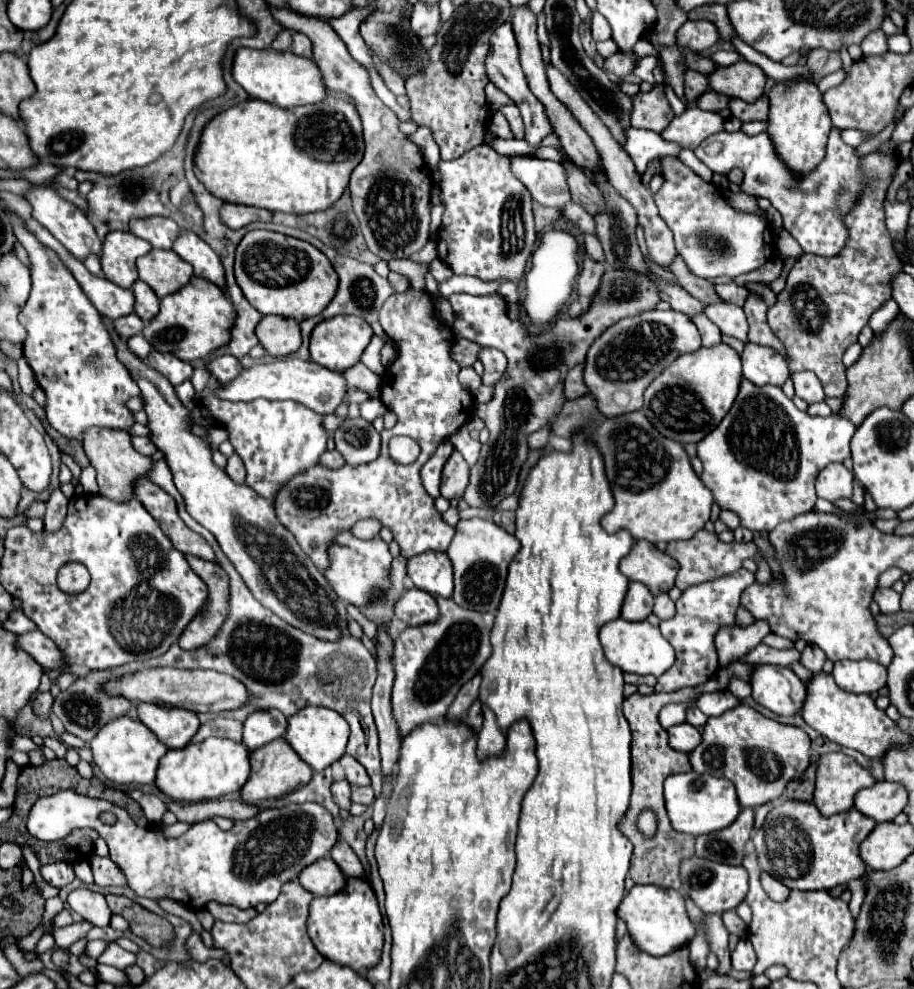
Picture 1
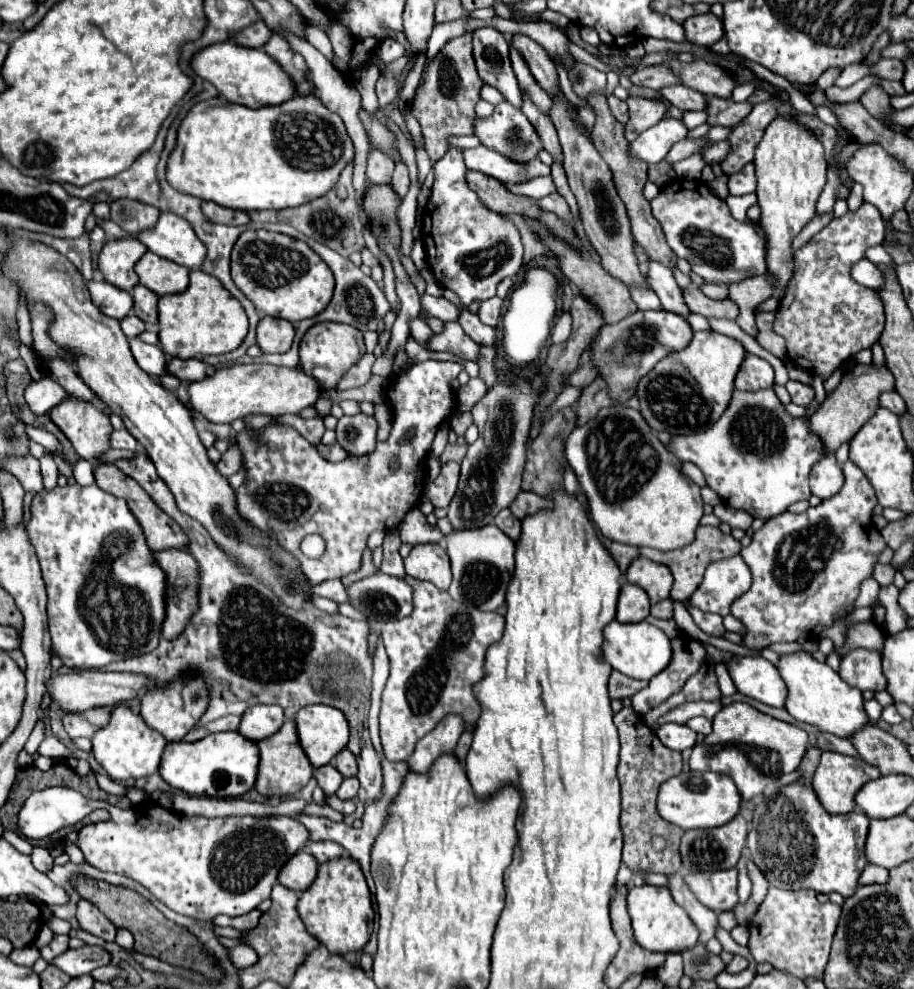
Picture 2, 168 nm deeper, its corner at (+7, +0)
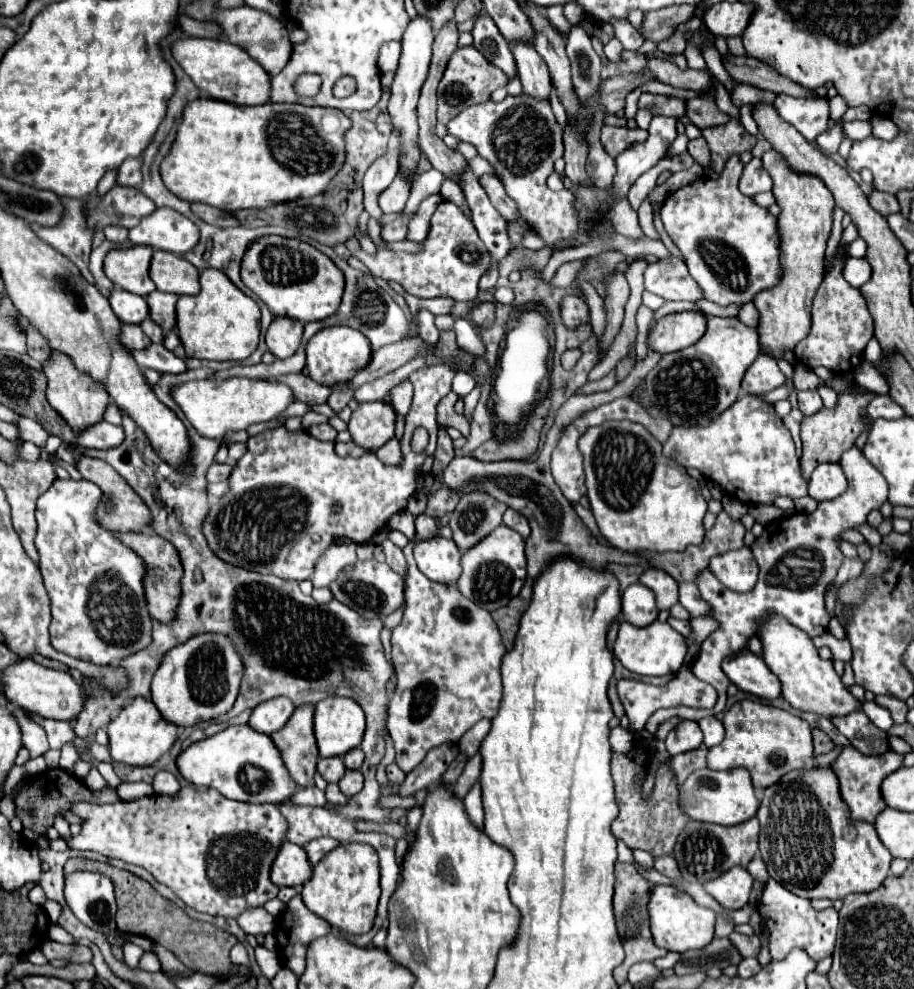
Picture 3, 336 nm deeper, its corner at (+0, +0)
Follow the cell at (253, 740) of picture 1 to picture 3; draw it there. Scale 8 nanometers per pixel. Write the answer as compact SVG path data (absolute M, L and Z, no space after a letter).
M275 698L269 702L261 702L253 708L249 726L261 734L273 734L287 724L287 718L295 712L293 702L289 698Z

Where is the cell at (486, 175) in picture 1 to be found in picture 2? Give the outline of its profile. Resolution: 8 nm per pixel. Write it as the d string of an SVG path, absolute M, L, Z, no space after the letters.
M448 150L444 158L440 158L434 164L434 186L430 200L422 214L422 242L426 248L426 262L432 270L434 280L446 288L452 290L464 306L468 306L472 300L488 300L496 294L496 286L506 276L516 276L522 268L522 242L516 232L516 228L504 220L500 214L488 210L476 192L472 192L466 184L466 166L462 160L462 150Z

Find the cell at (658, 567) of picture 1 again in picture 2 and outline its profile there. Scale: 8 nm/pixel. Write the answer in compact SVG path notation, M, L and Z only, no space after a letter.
M636 558L630 564L630 568L626 572L626 578L628 578L628 582L644 588L652 604L658 604L660 600L670 598L672 574L662 564L654 564L646 558Z

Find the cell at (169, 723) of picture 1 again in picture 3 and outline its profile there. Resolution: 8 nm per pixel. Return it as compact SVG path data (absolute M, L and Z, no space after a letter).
M201 634L181 644L179 648L175 646L171 654L163 658L151 682L151 696L153 696L153 704L169 724L185 728L185 726L195 726L199 722L215 720L217 716L231 710L237 698L239 682L241 682L241 660L237 658L237 652L233 650L233 646L229 646L229 638L221 638L219 634Z

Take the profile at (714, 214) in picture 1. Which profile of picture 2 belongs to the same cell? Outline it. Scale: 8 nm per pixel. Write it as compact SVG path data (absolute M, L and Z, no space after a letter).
M674 182L662 188L650 206L672 252L688 260L692 272L704 278L706 284L736 284L766 272L766 248L762 236L756 232L754 224L738 222L730 214L726 202L714 196L706 182Z

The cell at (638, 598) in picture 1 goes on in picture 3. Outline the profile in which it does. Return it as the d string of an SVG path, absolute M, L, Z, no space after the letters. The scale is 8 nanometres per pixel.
M631 584L629 588L625 588L623 592L623 606L621 606L621 614L623 620L627 620L633 626L647 626L651 622L655 622L659 610L655 606L655 598L653 592L647 586Z

